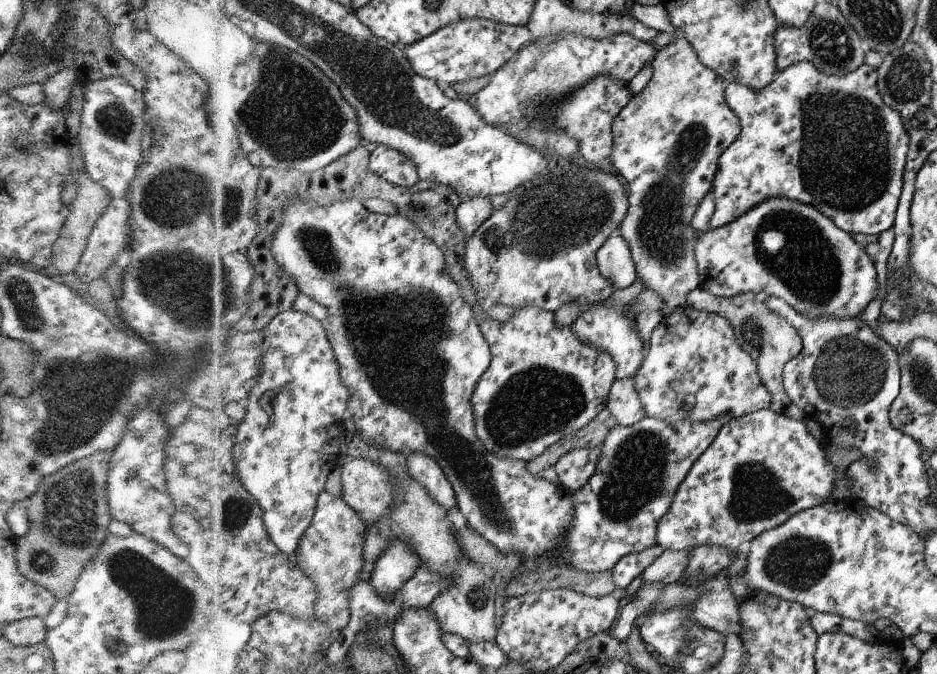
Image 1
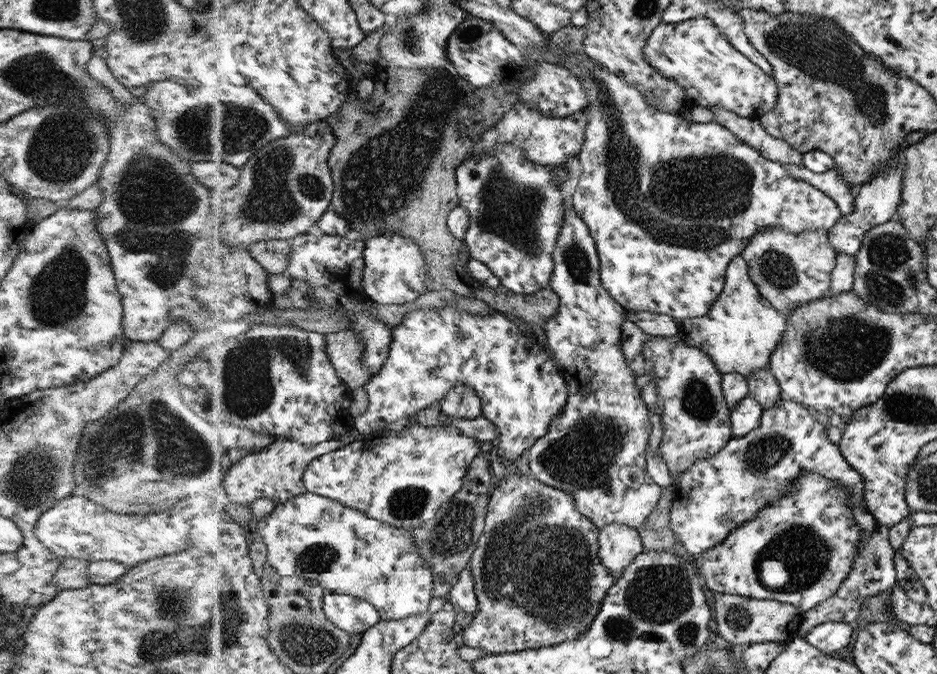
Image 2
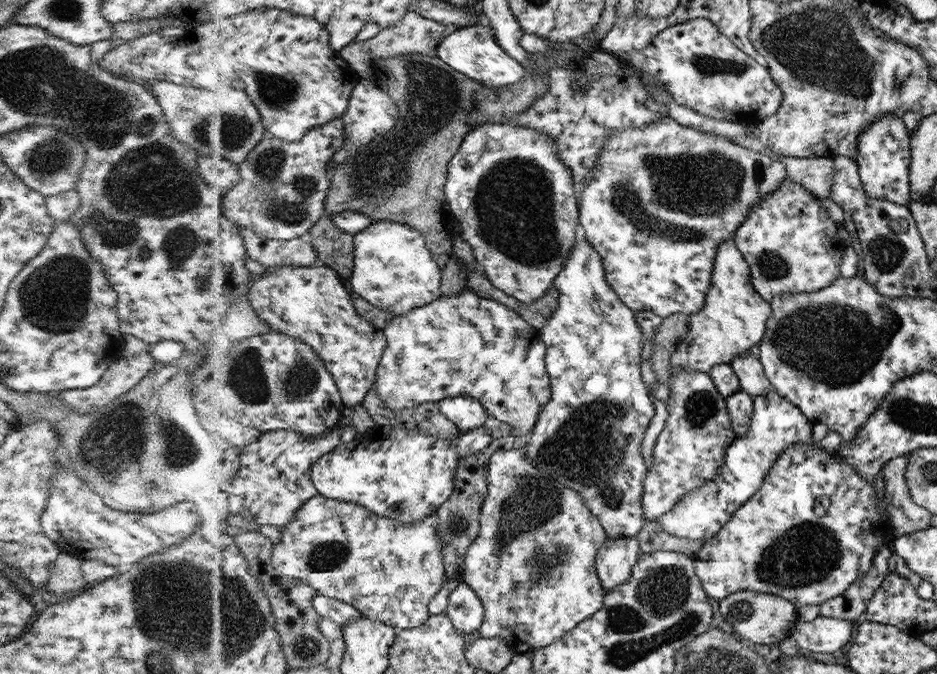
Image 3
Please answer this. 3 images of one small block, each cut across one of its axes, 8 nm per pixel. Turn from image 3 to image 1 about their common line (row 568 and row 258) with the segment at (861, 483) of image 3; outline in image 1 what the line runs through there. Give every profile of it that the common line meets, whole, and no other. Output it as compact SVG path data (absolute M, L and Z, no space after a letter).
M769 197L755 205L729 225L709 229L695 241L695 258L698 261L699 288L714 297L731 298L741 293L754 295L764 291L767 296L783 299L800 313L857 317L878 293L877 272L871 258L854 241L852 235L842 231L813 205L803 204L787 197Z

